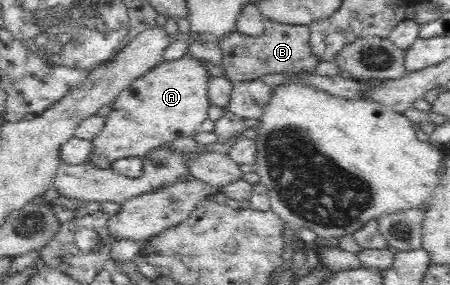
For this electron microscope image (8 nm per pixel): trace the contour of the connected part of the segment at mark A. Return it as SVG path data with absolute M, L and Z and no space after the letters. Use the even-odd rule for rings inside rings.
M189 52L177 61L166 61L151 69L113 101L112 111L106 118L101 133L93 139L94 153L88 162L101 168L111 168L111 163L117 159L142 157L154 148L171 144L177 137L193 136L200 131L201 124L209 117L207 111L209 111L211 102L208 95L208 84L211 79L203 61L195 59Z

